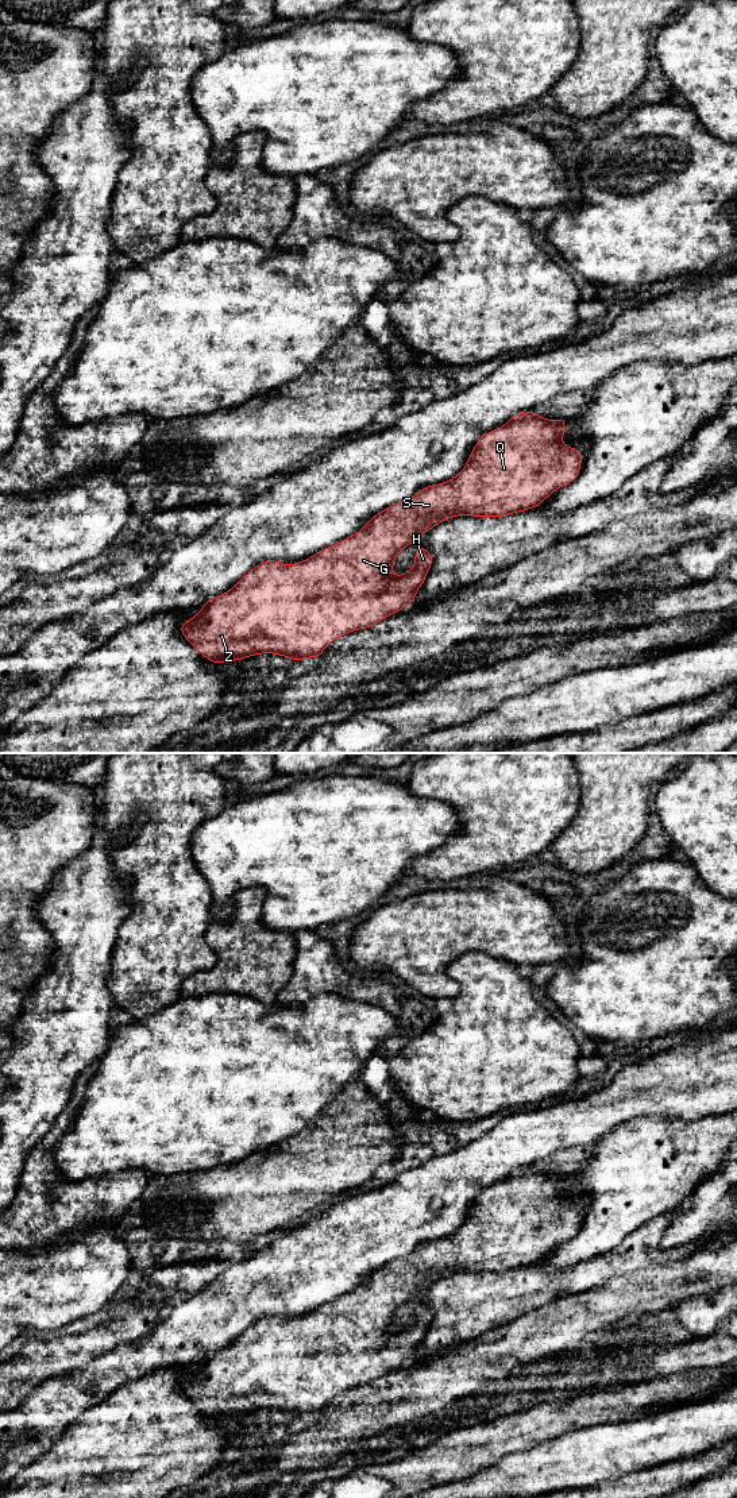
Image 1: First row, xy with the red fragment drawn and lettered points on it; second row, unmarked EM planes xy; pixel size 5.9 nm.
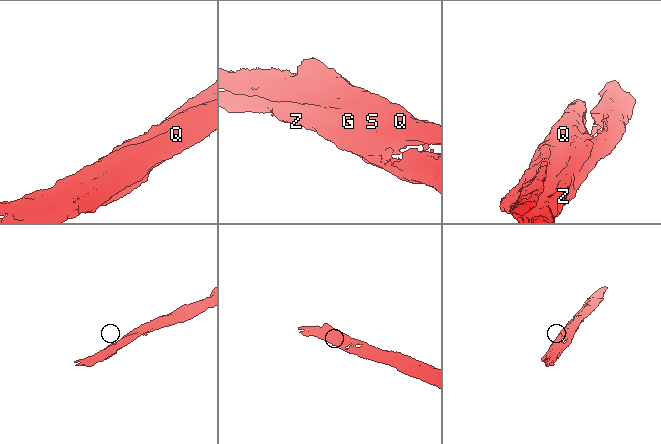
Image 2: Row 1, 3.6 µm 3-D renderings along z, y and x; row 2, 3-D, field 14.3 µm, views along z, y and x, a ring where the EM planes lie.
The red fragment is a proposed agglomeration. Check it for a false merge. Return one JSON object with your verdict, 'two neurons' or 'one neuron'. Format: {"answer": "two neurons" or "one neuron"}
{"answer": "one neuron"}

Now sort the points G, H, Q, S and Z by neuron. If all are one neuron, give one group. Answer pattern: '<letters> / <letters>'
G H Q S Z

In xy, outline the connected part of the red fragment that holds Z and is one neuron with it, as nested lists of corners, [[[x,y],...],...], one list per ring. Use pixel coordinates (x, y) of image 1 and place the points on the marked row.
[[[535,410],[516,413],[501,428],[481,436],[456,476],[383,509],[359,532],[301,563],[262,561],[231,590],[207,599],[192,619],[181,623],[182,636],[215,664],[261,653],[296,661],[320,657],[328,644],[379,623],[416,599],[432,567],[432,553],[418,545],[413,568],[393,575],[395,556],[416,538],[452,517],[505,517],[537,507],[555,490],[574,482],[580,472],[582,453],[560,443],[566,421],[547,420]]]

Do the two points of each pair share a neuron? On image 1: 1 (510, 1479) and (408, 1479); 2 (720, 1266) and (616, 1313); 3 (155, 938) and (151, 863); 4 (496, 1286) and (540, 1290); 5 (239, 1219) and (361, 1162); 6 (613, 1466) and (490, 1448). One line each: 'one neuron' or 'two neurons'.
1: two neurons
2: one neuron
3: one neuron
4: one neuron
5: one neuron
6: two neurons

